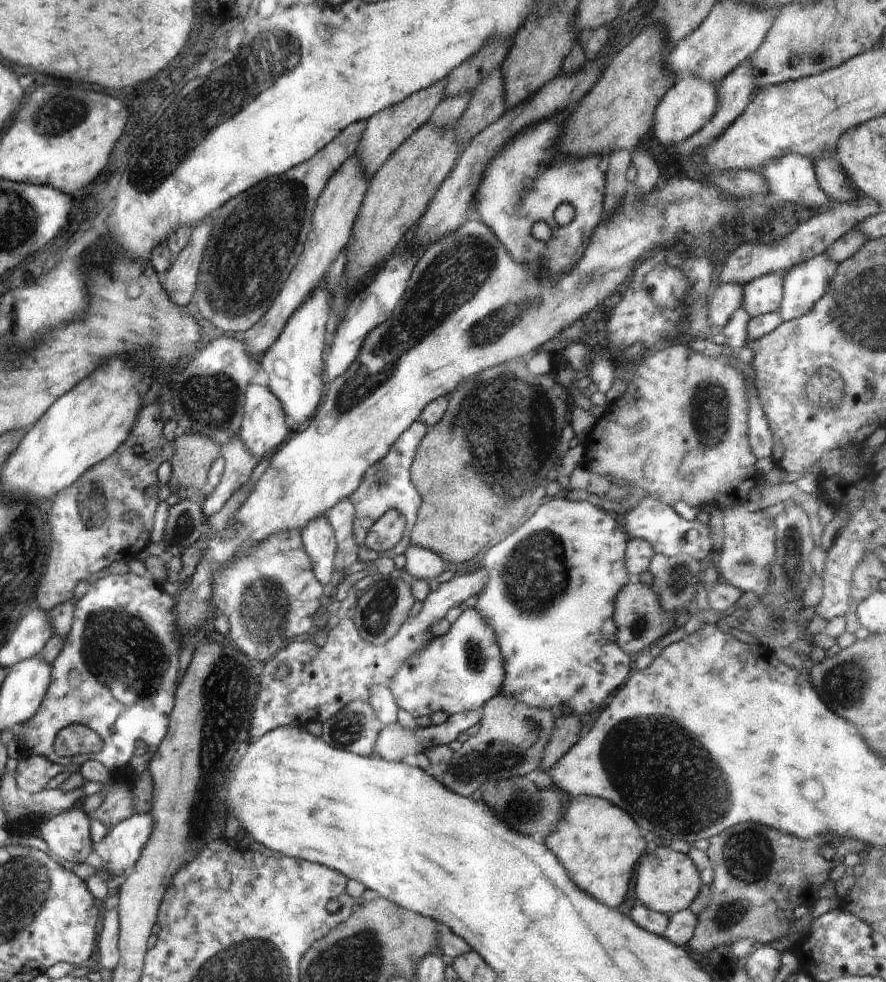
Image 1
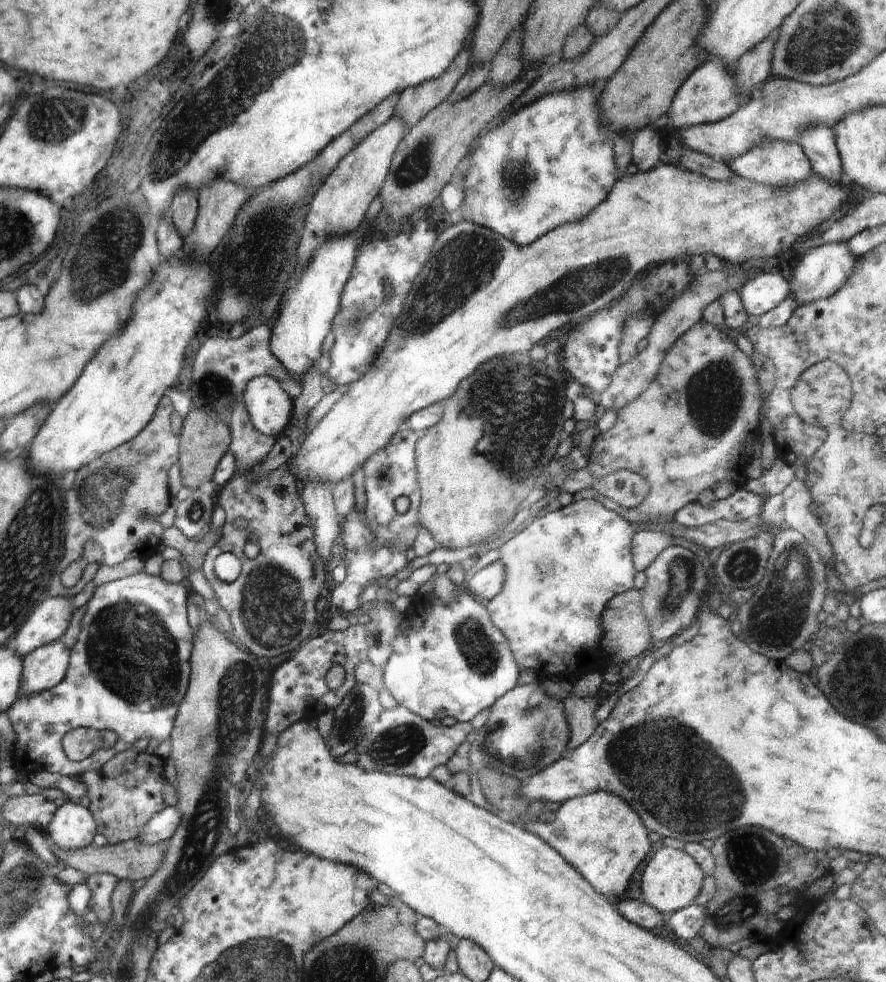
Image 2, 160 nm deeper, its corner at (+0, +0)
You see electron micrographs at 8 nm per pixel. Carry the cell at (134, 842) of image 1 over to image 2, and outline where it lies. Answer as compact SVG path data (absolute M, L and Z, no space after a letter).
M176 806L164 807L143 826L138 840L151 845L170 841L178 830L182 817L182 811Z

